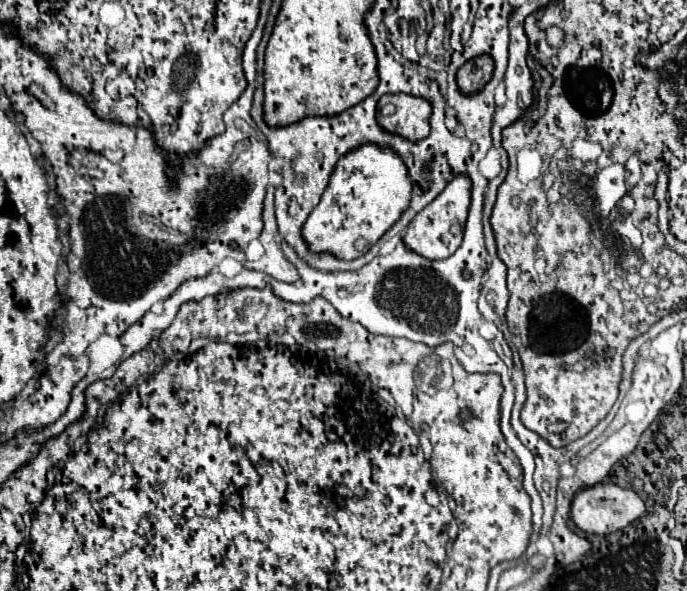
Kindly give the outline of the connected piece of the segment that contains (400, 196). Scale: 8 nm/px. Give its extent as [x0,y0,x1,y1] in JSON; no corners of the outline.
[302,144,412,260]

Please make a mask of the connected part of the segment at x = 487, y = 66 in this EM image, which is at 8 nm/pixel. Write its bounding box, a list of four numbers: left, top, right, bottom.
[456,54,494,92]

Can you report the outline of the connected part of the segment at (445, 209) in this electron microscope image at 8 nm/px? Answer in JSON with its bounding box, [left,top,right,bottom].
[404,174,472,260]

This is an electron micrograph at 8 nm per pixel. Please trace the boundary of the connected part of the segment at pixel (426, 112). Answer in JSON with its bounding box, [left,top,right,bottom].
[378,94,432,142]

